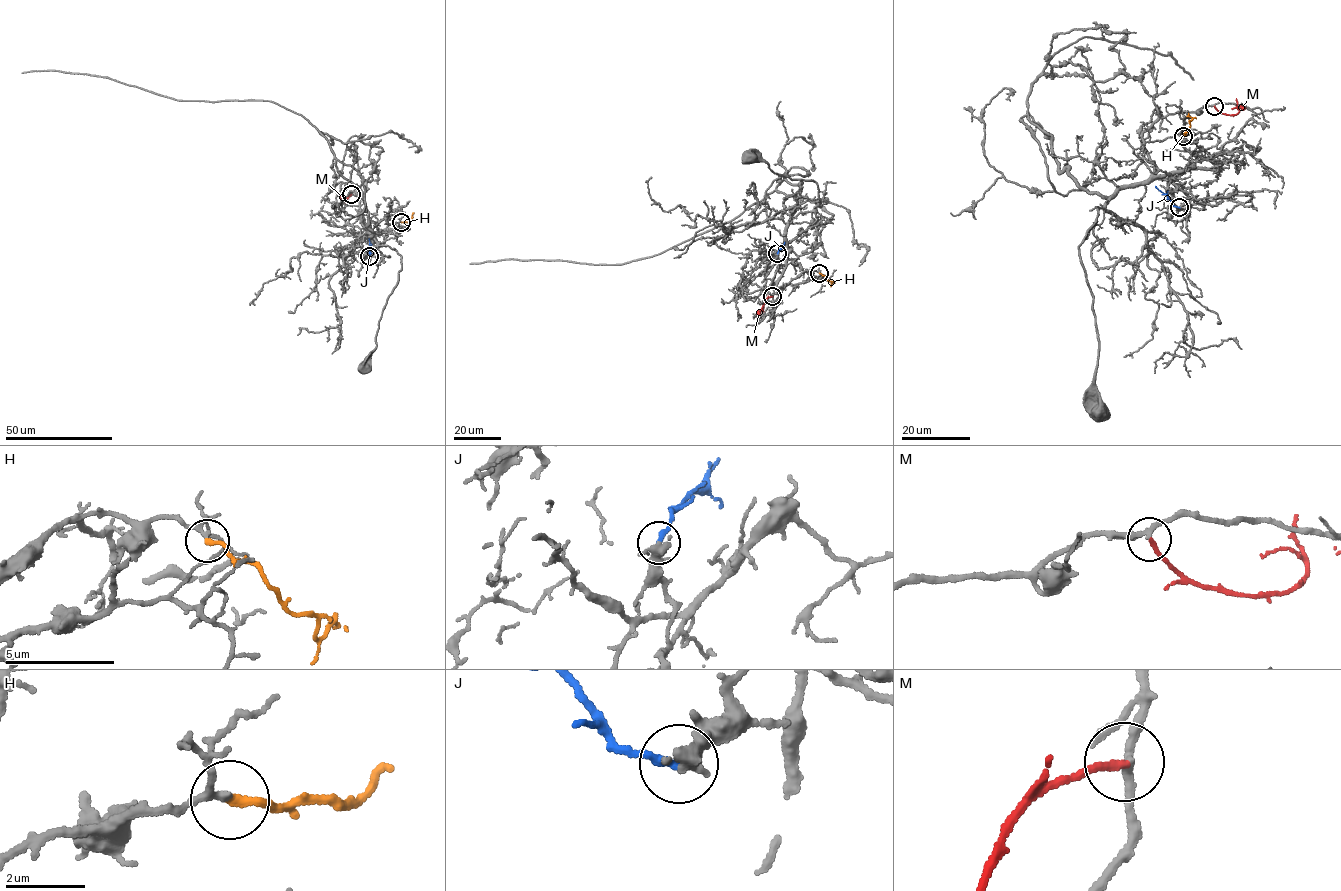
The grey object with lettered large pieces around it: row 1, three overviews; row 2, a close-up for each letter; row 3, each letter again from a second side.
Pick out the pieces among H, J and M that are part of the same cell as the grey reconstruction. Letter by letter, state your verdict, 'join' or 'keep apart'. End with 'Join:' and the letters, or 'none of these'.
H: join
J: keep apart
M: keep apart
Join: H

